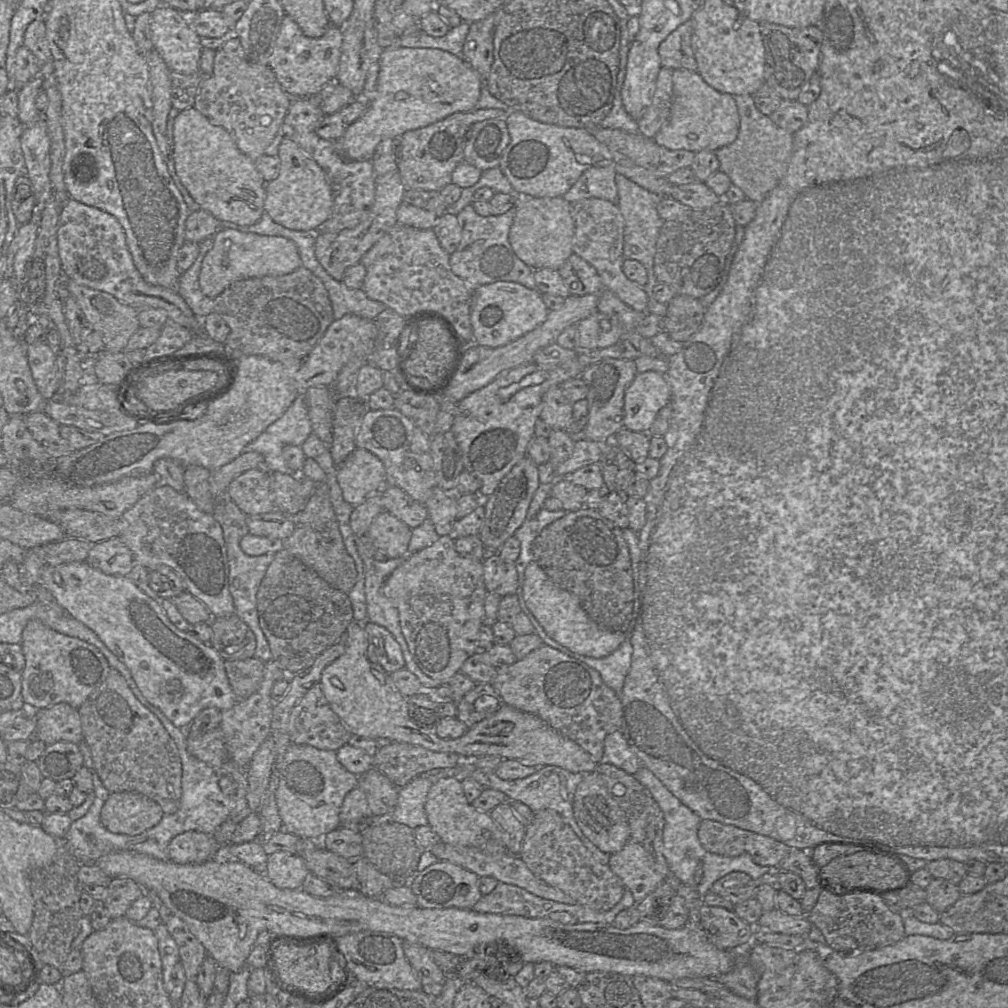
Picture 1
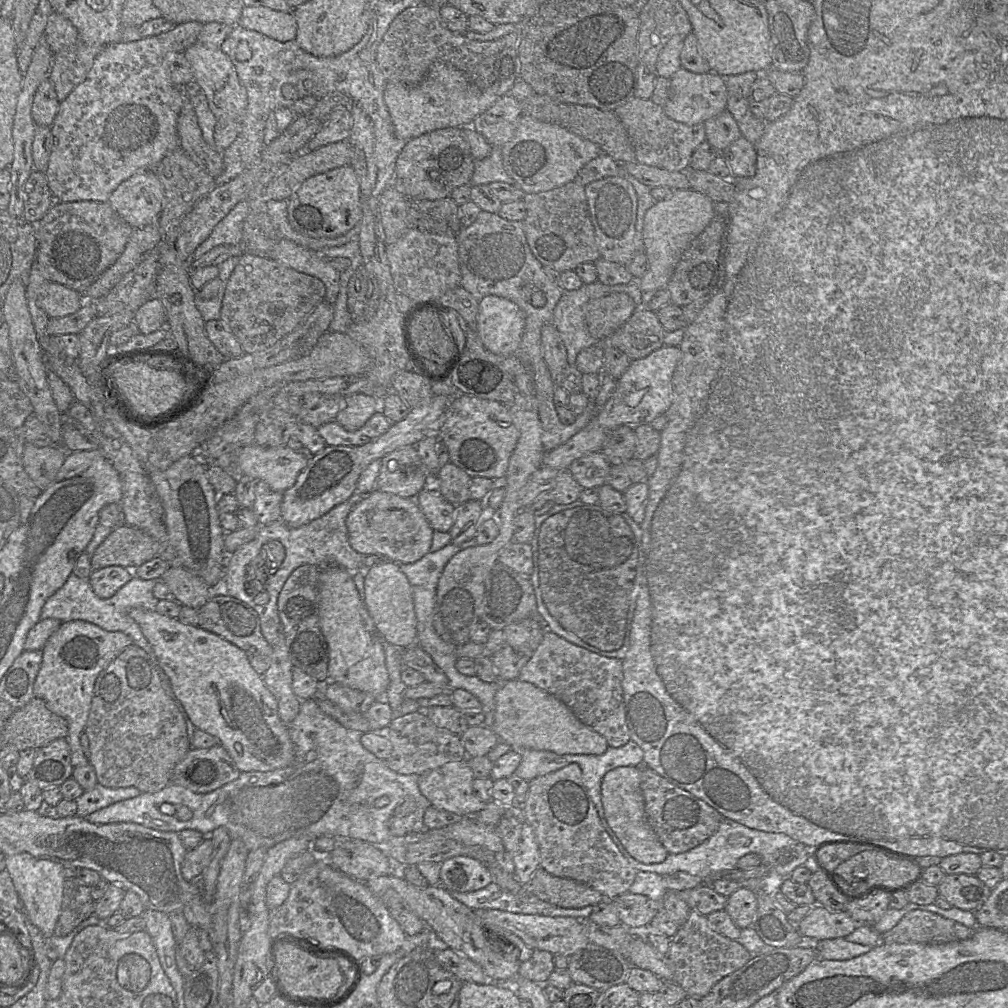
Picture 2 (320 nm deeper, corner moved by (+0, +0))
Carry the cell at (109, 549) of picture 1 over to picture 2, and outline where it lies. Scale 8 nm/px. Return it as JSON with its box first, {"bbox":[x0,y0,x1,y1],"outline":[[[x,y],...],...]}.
{"bbox":[88,565,133,599],"outline":[[[112,565],[92,571],[88,581],[94,593],[98,597],[106,599],[112,597],[133,577],[131,569]]]}

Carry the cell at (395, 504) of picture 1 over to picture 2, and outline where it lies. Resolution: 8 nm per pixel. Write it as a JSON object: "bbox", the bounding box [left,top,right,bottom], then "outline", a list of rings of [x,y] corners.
{"bbox":[415,489,456,532],"outline":[[[423,489],[415,500],[433,530],[450,532],[455,521],[456,505],[447,501],[438,490]]]}

